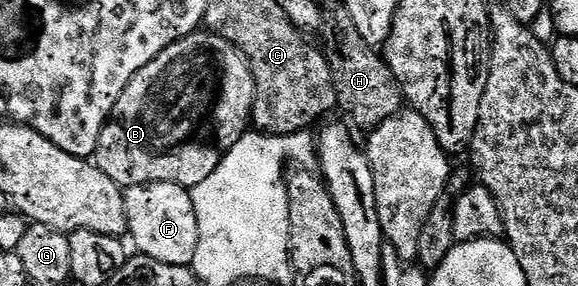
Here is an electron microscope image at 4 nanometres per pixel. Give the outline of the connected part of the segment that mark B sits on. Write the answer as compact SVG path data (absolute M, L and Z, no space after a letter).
M196 32L169 44L121 92L115 111L97 140L93 161L109 180L124 188L141 184L177 184L188 188L209 180L217 164L230 152L233 144L248 133L255 99L255 77L247 57L229 40L210 32Z

